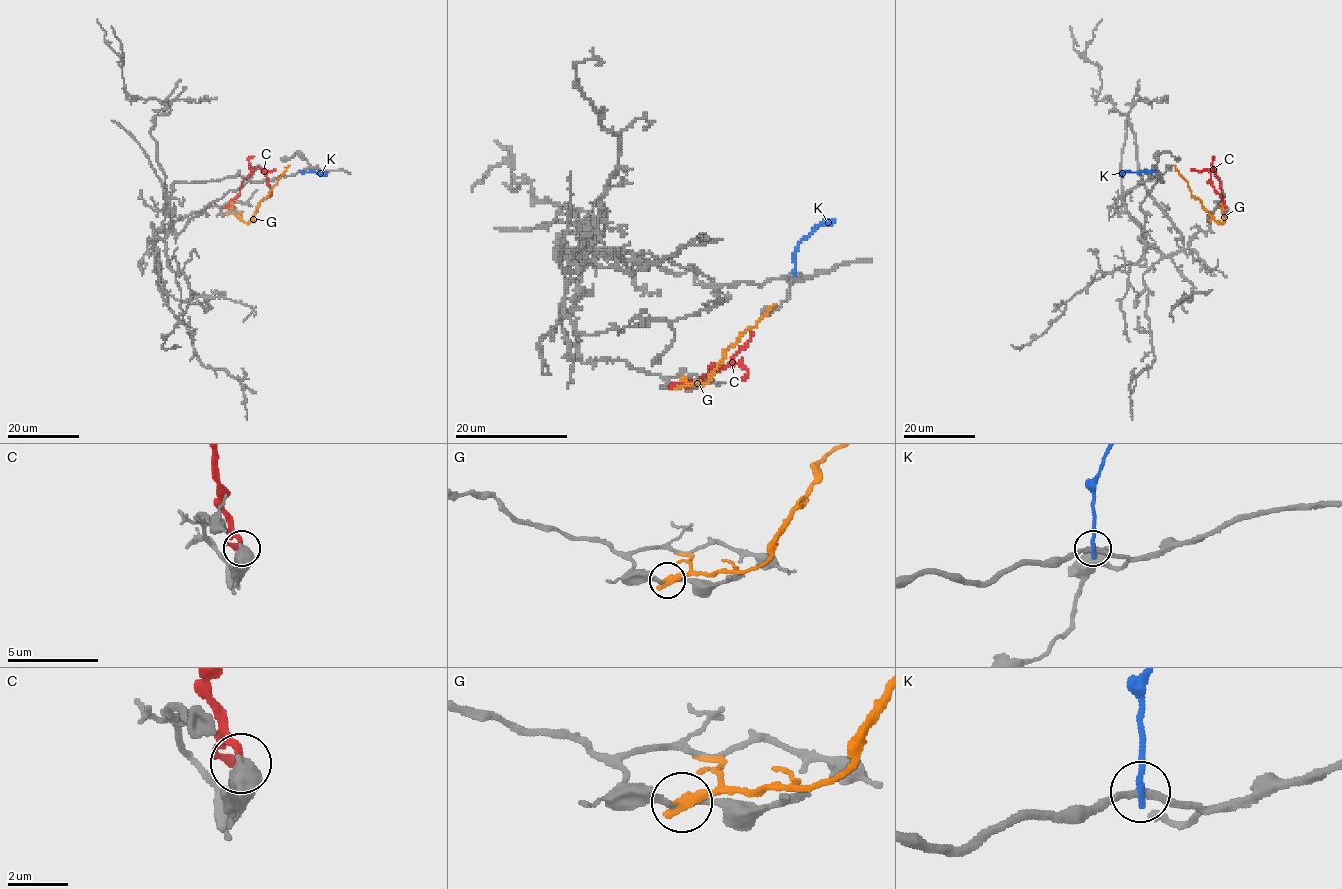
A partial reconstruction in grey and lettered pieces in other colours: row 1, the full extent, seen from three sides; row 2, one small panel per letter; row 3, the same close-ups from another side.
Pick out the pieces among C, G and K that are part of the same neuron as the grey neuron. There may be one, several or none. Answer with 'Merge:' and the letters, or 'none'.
Merge: none

